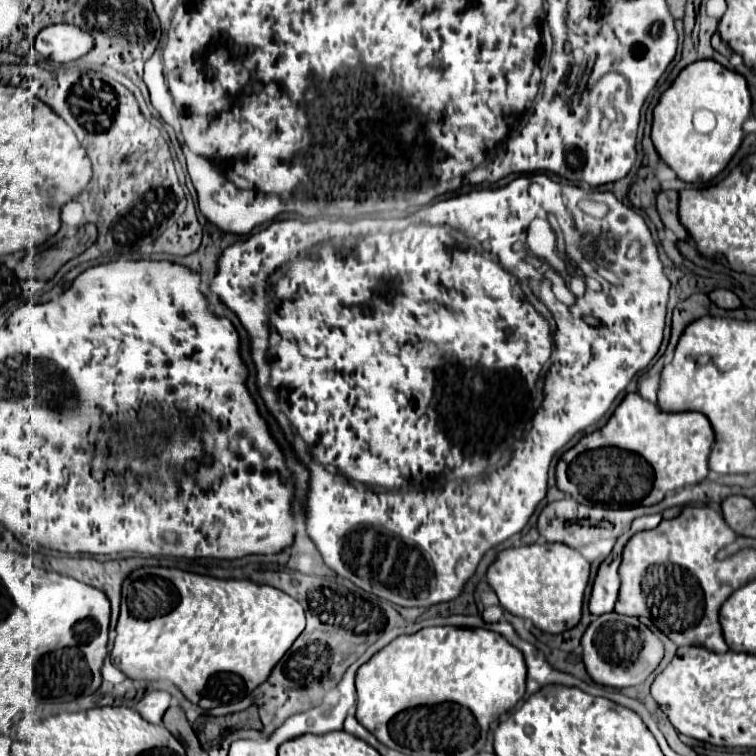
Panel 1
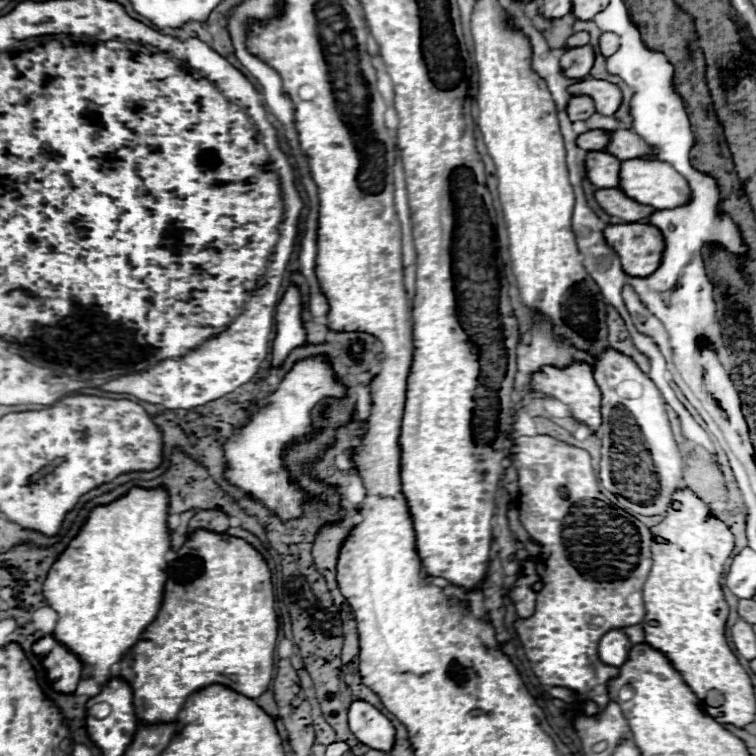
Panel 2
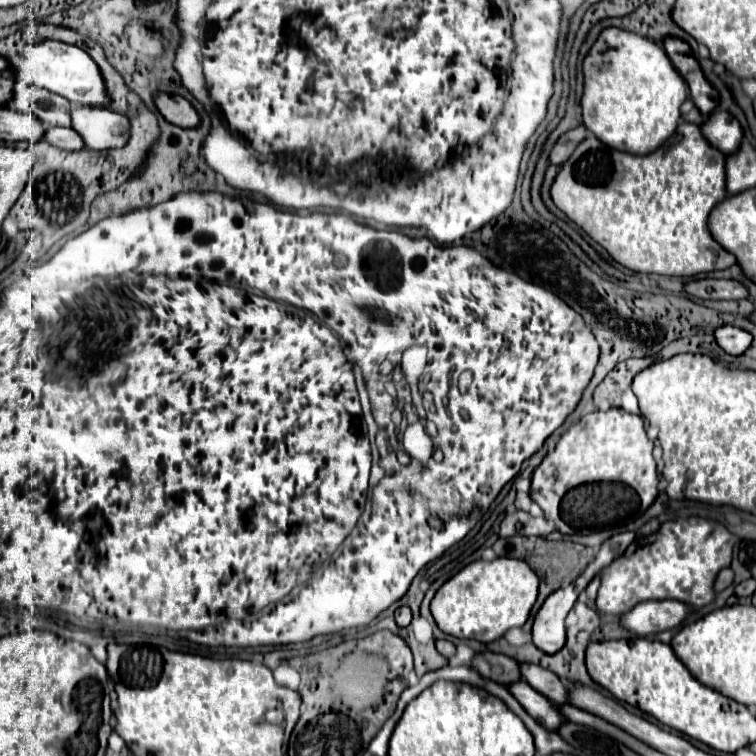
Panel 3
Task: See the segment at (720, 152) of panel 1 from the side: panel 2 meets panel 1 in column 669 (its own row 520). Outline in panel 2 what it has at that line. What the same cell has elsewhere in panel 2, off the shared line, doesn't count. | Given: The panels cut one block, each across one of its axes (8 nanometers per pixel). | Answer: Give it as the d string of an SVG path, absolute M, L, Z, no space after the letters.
M132 488L126 496L118 498L108 506L98 506L90 512L88 522L82 526L78 536L68 544L60 558L52 564L48 578L44 582L46 604L56 610L58 622L52 636L66 644L78 660L90 668L90 678L102 688L112 678L112 666L118 664L128 648L132 648L144 628L152 624L162 606L164 584L166 584L166 552L170 550L170 540L166 534L168 518L168 494L164 488L142 490Z

